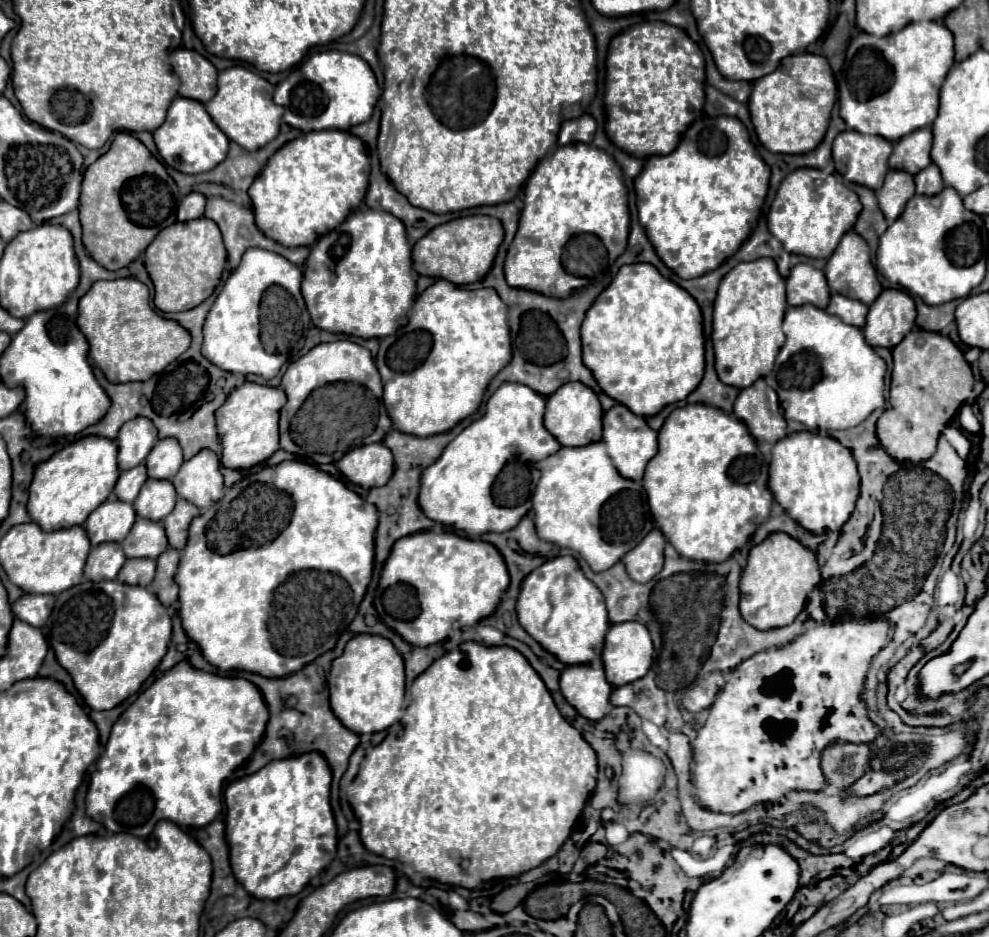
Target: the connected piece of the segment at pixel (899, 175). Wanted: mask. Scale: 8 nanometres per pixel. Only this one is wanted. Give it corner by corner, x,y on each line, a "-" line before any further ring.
888,171
884,187
878,191
878,203
888,225
892,225
900,217
906,201
914,197
914,193
916,193
914,177
910,173

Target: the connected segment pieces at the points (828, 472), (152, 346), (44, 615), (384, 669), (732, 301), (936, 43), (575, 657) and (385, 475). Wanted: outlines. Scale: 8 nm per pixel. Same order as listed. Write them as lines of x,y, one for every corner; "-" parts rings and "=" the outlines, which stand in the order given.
800,431
786,435
772,447
768,489
798,525
822,535
824,531
840,531
848,521
860,493
860,477
850,449
828,435
=
116,279
116,281
98,281
90,287
90,291
80,299
78,307
78,327
86,335
90,343
90,357
104,371
110,381
126,383
126,381
146,381
154,373
162,373
172,361
176,361
190,347
190,333
182,329
176,321
168,321
160,317
150,307
150,291
138,279
=
22,595
14,605
12,611
20,621
26,621
34,627
42,627
54,607
52,595
=
356,635
346,643
342,657
332,661
328,675
330,707
356,735
378,733
398,721
404,705
404,661
394,645
380,635
=
768,257
736,265
720,283
714,301
712,345
716,373
722,383
738,389
772,373
778,349
784,345
782,319
786,311
786,287
774,261
=
938,21
910,23
902,31
886,37
860,33
848,45
844,69
838,79
840,117
846,121
850,129
866,135
880,135
888,141
898,141
900,137
916,129
930,127
938,117
938,91
952,63
954,63
954,37
944,27
944,23
=
556,557
534,569
534,573
522,581
516,611
520,625
562,663
582,665
600,659
602,641
610,627
604,597
600,589
584,577
574,557
=
384,443
362,445
348,451
336,467
354,485
364,489
382,487
394,473
394,457

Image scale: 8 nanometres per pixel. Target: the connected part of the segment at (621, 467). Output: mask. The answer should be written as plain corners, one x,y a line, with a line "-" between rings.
614,405
610,411
604,413
604,435
602,441
606,443
608,455
614,463
614,467
618,469
618,473
626,479
632,481
642,481
646,463
656,455
656,431
652,431
648,427
648,423
644,421
644,417
638,417
634,413
630,413
630,409
626,409
624,405

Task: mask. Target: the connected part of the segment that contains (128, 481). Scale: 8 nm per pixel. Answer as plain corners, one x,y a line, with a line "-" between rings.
138,465
138,469
128,469
126,473
120,473
120,479
118,479
116,487
114,487
116,497
120,501
132,503
138,497
138,491
144,485
146,479
148,479
148,475
146,475
144,465

